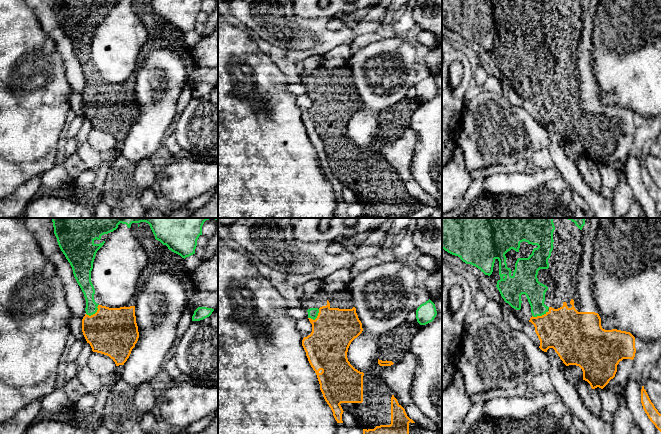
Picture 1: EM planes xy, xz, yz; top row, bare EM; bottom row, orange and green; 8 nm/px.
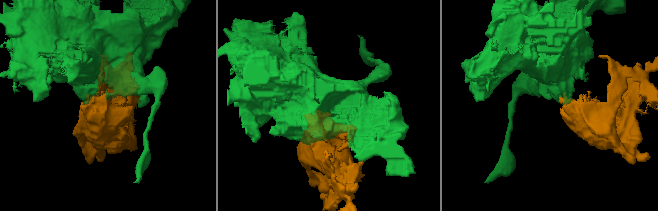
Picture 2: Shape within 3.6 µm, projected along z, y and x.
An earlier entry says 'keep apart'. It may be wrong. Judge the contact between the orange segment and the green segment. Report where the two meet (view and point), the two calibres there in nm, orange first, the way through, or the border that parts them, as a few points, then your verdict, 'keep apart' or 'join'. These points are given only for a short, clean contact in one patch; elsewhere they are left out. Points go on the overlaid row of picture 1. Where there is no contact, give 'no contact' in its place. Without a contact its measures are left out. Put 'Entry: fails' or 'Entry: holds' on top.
Entry: fails
contact xy (95, 313); calibres 380 and 100 nm; way xy (113, 332), (95, 313), (85, 284); join

